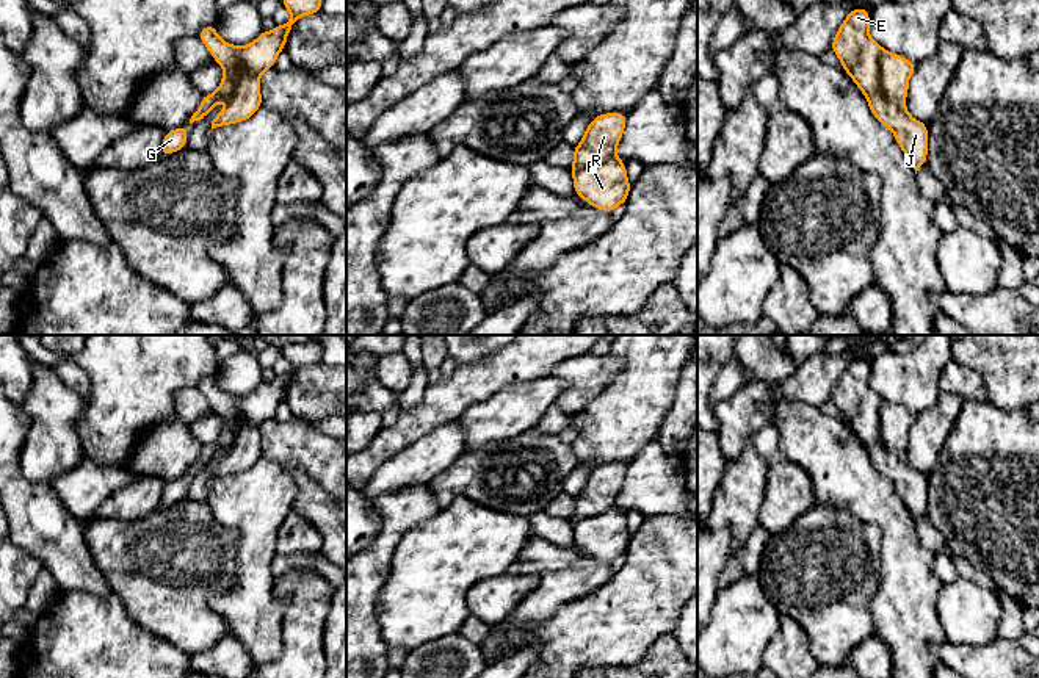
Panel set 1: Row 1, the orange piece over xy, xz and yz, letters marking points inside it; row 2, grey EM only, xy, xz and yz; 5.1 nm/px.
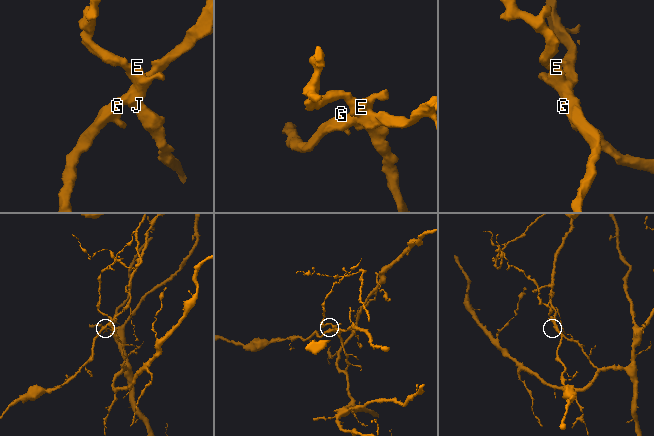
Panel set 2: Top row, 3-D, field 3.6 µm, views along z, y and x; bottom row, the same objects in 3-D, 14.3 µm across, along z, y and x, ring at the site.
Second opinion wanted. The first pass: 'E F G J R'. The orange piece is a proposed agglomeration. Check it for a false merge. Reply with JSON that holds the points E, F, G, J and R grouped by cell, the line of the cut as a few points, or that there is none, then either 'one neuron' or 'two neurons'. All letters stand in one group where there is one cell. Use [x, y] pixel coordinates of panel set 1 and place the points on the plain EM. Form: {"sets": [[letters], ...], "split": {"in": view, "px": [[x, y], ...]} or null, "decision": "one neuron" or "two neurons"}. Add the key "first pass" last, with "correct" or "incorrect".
{"sets": [["E", "J", "R"], ["F", "G"]], "split": {"in": "yz", "px": [[883, 400], [879, 412], [881, 442], [903, 454]]}, "decision": "two neurons", "first pass": "incorrect"}

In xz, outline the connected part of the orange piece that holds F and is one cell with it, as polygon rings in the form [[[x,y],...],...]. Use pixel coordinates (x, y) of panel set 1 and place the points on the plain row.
[[[616,506],[600,515],[575,521],[572,528],[574,543],[586,554],[608,564],[627,553],[632,539],[625,514]]]

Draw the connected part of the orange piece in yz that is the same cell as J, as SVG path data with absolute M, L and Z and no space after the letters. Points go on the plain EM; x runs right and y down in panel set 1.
M856 359L838 377L831 401L842 412L842 420L851 426L856 437L867 446L867 454L879 474L887 478L917 521L926 515L928 474L914 470L906 456L884 446L879 432L882 398L868 382L870 362Z

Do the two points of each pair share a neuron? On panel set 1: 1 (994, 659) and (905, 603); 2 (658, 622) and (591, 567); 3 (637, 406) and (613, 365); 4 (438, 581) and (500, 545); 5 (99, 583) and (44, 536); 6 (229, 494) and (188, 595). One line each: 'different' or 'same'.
1: different
2: different
3: different
4: same
5: same
6: different

